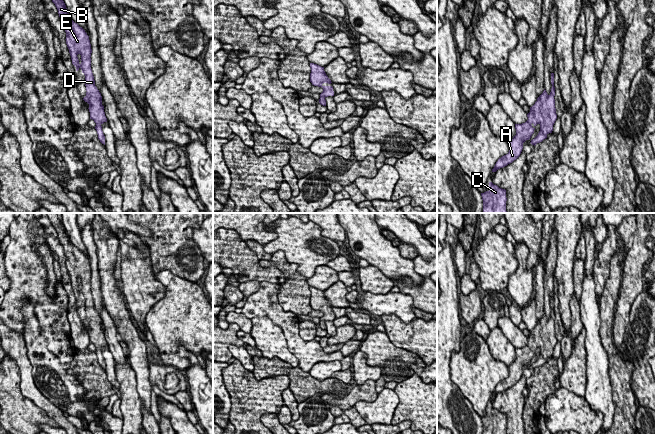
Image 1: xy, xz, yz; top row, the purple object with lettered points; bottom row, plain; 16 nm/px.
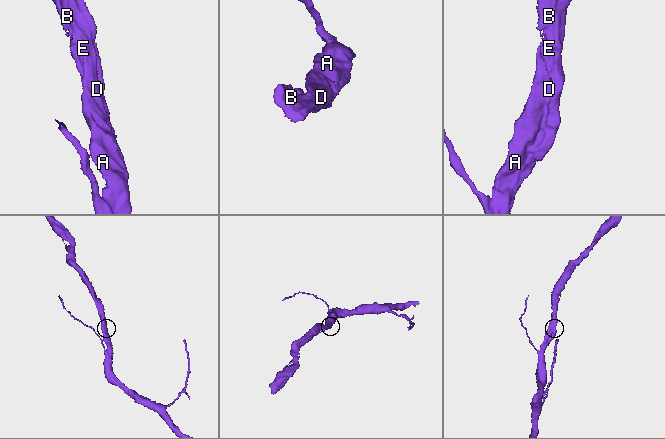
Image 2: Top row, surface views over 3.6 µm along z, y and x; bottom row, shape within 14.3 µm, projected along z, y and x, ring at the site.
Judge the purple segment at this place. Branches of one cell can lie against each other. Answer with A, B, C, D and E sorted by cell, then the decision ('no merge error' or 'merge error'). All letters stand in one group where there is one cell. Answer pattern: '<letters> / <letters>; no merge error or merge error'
A B C D E; no merge error

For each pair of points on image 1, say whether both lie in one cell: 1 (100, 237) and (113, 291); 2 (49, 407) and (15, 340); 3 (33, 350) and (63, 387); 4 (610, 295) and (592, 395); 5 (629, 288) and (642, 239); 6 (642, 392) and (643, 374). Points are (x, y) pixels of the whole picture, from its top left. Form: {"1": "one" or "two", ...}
{"1": "one", "2": "one", "3": "one", "4": "two", "5": "one", "6": "one"}

